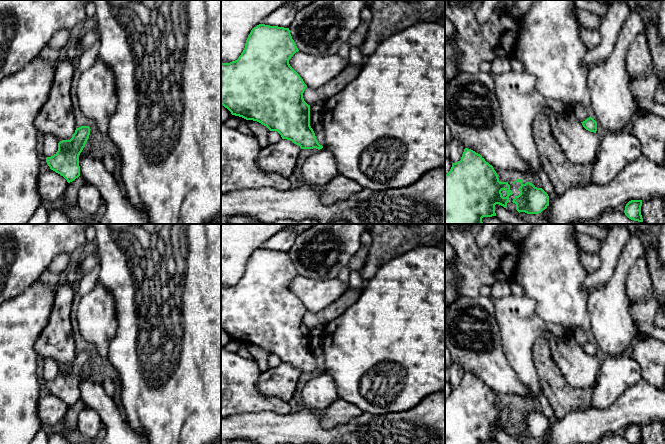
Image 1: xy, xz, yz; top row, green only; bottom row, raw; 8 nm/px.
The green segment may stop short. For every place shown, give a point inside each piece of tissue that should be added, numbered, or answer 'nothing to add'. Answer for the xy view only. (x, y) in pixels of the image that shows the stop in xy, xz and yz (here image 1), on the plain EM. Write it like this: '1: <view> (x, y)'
nothing to add

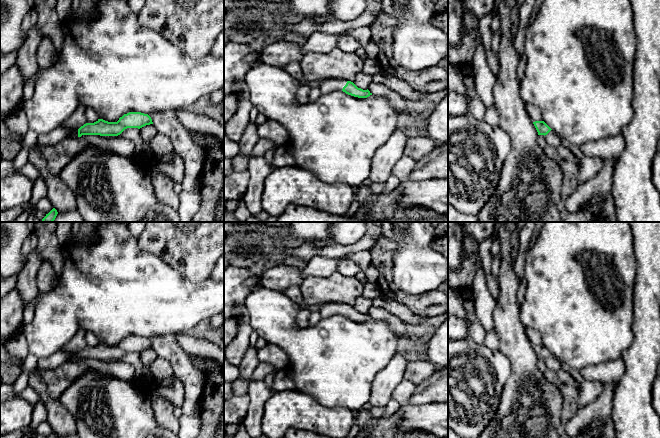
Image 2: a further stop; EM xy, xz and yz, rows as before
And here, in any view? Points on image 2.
1: yz (534, 336)

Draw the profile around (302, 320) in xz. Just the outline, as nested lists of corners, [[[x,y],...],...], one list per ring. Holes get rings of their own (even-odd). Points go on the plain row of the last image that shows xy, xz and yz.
[[[302,307],[296,318],[297,326],[298,327],[308,326],[310,316],[311,316],[311,312],[307,308]]]

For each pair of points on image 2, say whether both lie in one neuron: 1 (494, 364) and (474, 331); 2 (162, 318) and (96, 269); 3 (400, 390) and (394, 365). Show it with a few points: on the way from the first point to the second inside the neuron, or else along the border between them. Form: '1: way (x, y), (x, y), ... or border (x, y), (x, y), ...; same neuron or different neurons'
1: border (468, 336), (476, 343), (482, 344); different neurons
2: way (146, 302), (138, 294), (117, 290), (112, 285); same neuron
3: border (403, 378), (394, 389), (391, 397); different neurons

